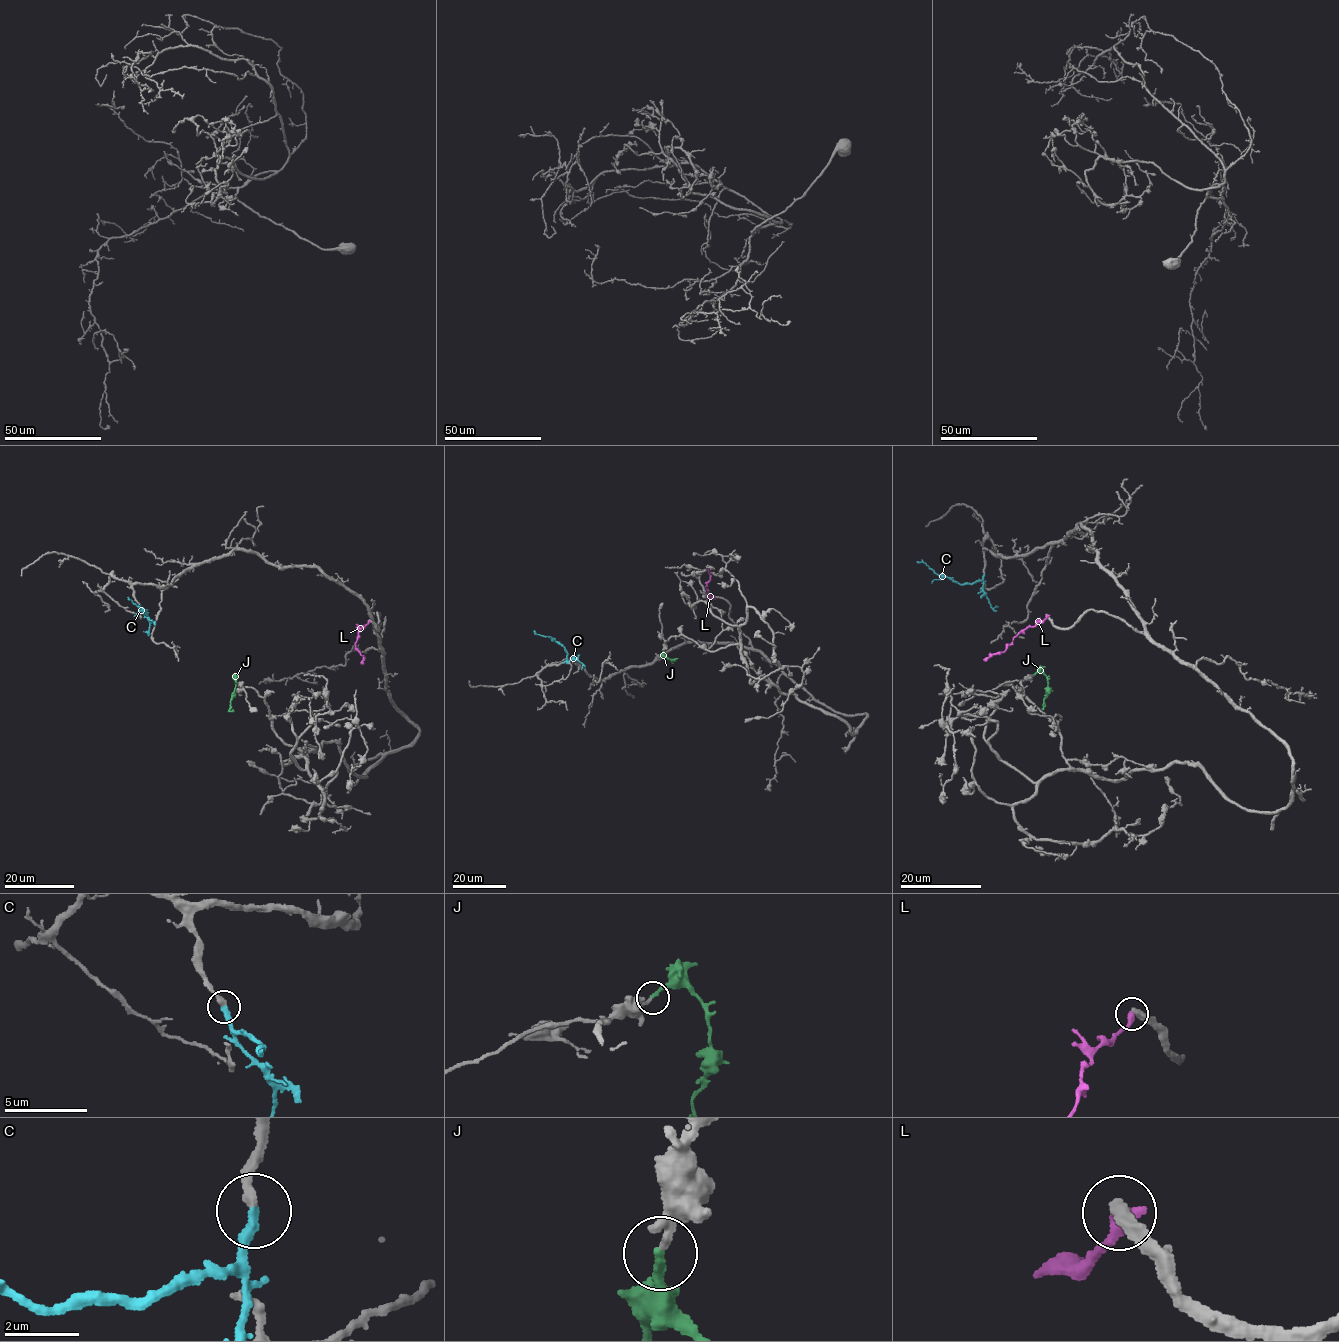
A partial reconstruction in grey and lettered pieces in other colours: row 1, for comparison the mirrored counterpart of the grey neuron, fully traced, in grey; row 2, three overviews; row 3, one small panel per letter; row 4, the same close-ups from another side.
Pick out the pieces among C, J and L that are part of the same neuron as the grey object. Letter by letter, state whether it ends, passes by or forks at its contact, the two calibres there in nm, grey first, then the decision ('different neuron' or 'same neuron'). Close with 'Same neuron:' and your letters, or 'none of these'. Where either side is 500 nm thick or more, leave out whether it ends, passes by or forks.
C: it ends; calibres 280 and 320 nm; same neuron
J: it ends; calibres 280 and 240 nm; same neuron
L: it ends; calibres 440 and 400 nm; different neuron
Same neuron: C, J

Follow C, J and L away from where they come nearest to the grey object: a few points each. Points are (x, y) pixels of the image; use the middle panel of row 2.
C: (563, 663), (567, 653), (563, 646), (533, 630)
J: (663, 651), (672, 660), (677, 658)
L: (714, 597), (709, 596), (706, 587), (710, 579), (706, 569)

